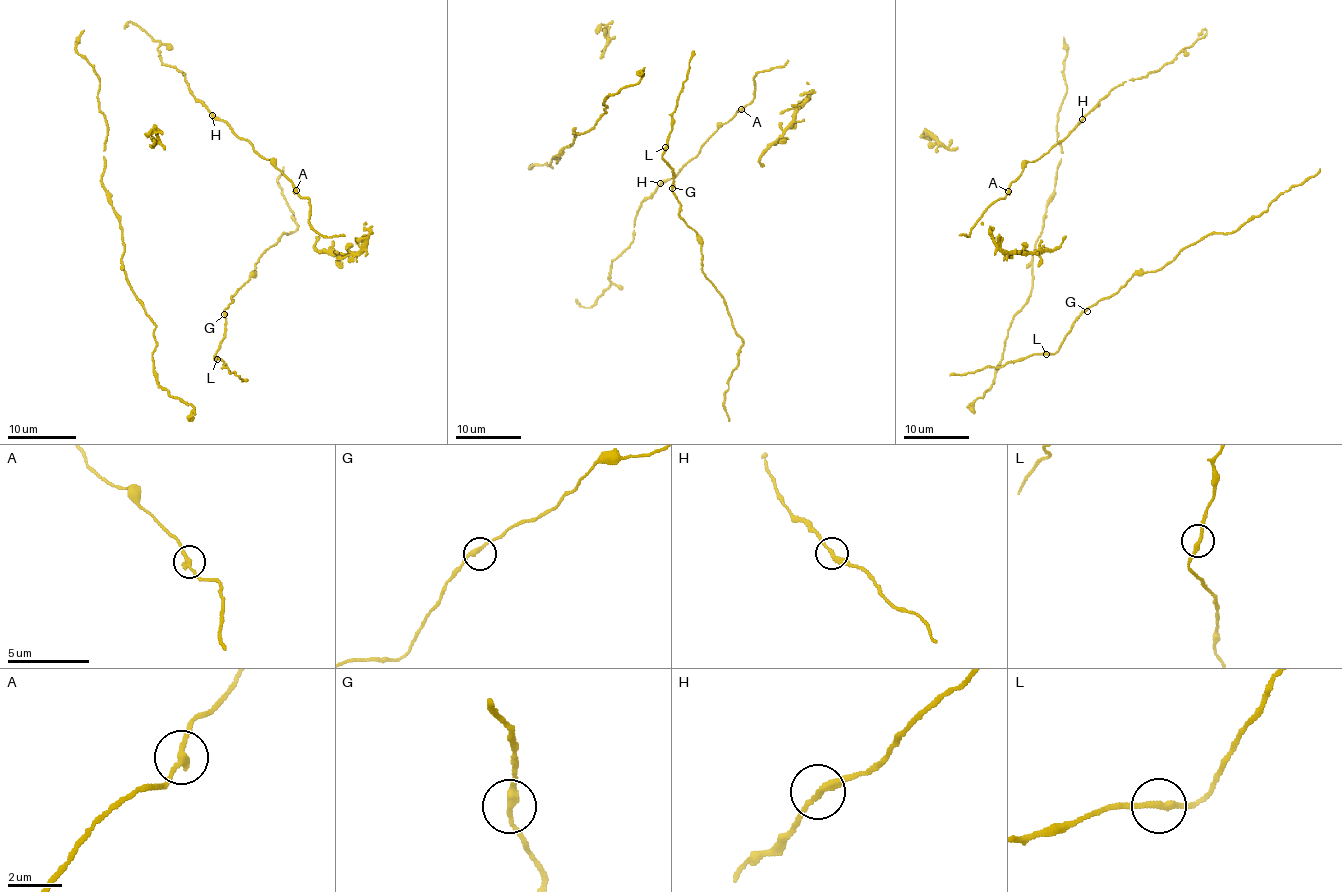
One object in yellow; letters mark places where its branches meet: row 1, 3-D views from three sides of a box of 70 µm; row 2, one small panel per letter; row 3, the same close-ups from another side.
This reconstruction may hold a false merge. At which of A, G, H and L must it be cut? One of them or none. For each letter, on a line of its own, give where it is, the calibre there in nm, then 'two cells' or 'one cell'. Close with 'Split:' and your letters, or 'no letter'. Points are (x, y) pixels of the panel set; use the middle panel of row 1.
A: place (741, 109); calibre 240 nm; one cell
G: place (672, 188); calibre 240 nm; one cell
H: place (660, 183); calibre 240 nm; one cell
L: place (665, 147); calibre 220 nm; one cell
Split: no letter

